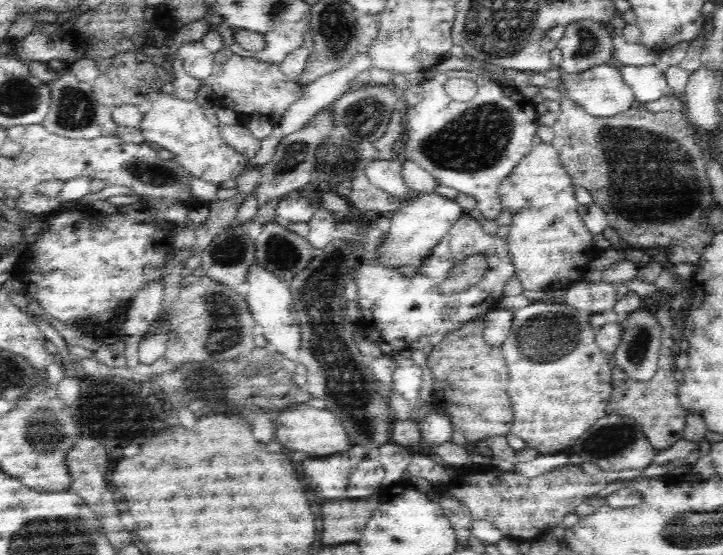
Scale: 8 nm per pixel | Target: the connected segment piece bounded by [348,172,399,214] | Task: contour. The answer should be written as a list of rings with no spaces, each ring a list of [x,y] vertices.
[[[356,173],[351,180],[353,190],[350,200],[360,212],[396,212],[399,202],[387,196],[386,192],[372,186],[366,174]]]

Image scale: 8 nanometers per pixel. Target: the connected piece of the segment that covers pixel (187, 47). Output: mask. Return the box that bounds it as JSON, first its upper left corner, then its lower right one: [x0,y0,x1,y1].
[176,41,213,83]

